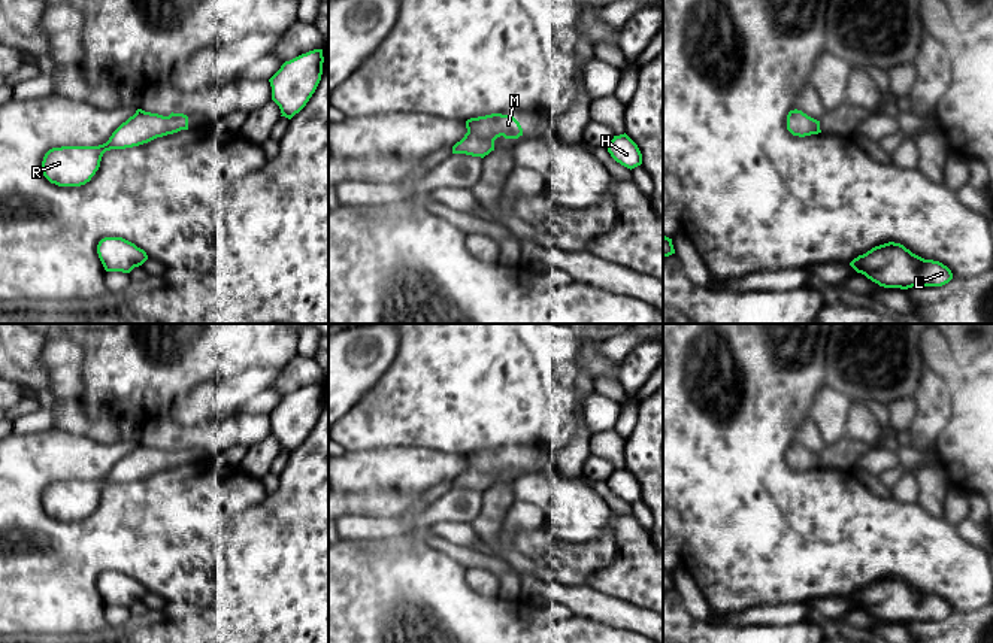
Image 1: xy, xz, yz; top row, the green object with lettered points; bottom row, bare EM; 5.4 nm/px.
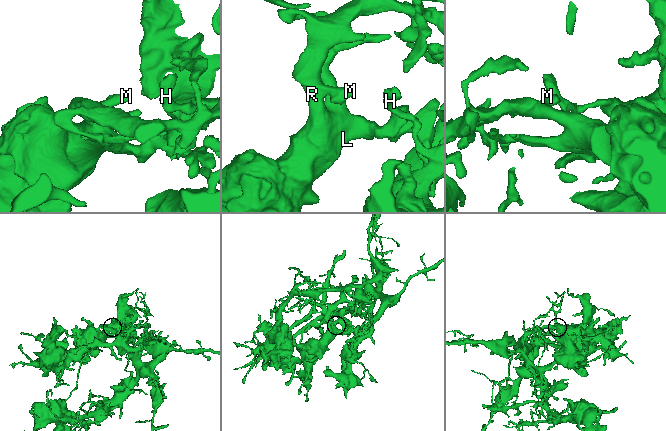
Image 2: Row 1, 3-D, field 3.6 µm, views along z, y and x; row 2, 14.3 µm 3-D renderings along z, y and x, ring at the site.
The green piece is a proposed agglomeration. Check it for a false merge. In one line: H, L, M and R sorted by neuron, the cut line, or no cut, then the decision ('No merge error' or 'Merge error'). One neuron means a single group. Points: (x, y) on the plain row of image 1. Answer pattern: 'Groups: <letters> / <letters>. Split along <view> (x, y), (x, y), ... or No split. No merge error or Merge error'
Groups: H L M R. No split. No merge error

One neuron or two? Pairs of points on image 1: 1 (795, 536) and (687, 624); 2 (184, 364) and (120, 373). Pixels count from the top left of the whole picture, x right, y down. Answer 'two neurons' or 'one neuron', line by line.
1: two neurons
2: one neuron

